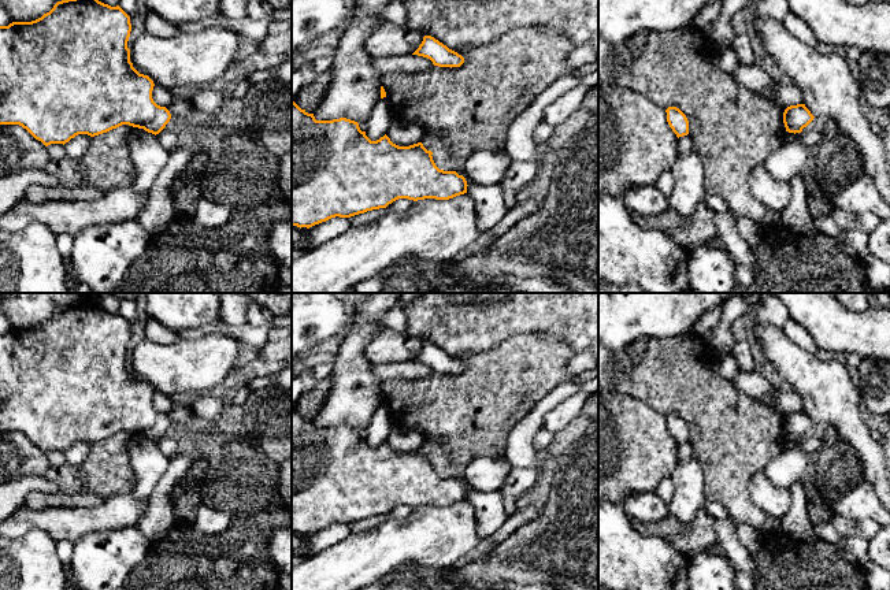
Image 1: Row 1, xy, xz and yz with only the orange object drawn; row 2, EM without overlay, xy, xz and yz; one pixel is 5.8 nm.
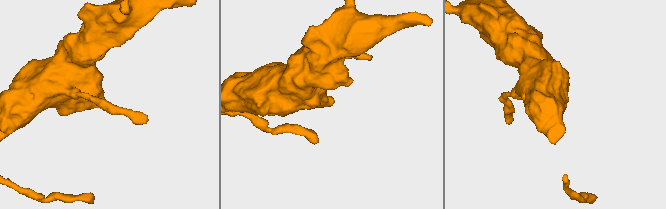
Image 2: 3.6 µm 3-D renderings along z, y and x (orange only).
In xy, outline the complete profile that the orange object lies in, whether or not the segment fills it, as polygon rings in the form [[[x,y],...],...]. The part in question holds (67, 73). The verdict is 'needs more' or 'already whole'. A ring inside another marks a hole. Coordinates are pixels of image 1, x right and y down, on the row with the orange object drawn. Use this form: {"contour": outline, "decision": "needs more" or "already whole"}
{"contour": [[[62,0],[49,12],[36,21],[12,22],[8,26],[0,26],[0,125],[19,125],[45,146],[51,144],[64,145],[78,134],[94,137],[122,125],[144,129],[155,136],[159,134],[170,122],[171,114],[166,107],[160,107],[153,101],[153,81],[133,67],[130,49],[127,48],[130,31],[130,16],[119,5],[111,7],[99,0]]], "decision": "already whole"}

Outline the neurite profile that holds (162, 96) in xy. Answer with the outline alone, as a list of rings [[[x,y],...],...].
[[[157,85],[153,86],[152,99],[157,105],[167,108],[175,100],[175,97],[177,96],[168,89]]]

